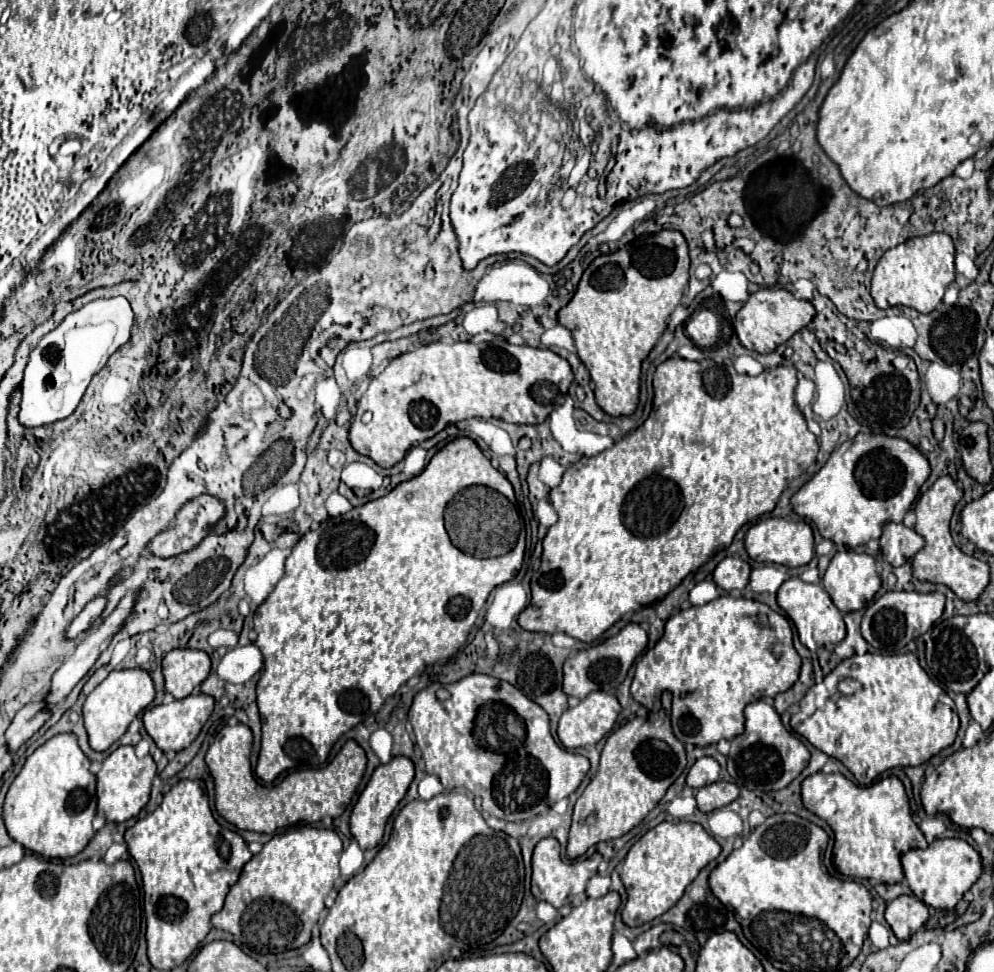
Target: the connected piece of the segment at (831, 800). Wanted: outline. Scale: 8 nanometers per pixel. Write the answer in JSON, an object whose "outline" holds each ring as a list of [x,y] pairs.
{"outline":[[[817,772],[803,780],[801,788],[803,804],[805,808],[811,808],[819,818],[823,818],[835,834],[835,846],[833,846],[833,860],[841,874],[851,878],[873,878],[883,884],[897,884],[903,880],[903,868],[901,868],[901,854],[909,852],[911,848],[927,848],[927,842],[917,828],[917,824],[911,818],[909,810],[909,798],[905,794],[905,788],[899,778],[889,776],[883,780],[877,780],[869,786],[859,786],[851,780],[847,780],[843,774],[823,774]]]}

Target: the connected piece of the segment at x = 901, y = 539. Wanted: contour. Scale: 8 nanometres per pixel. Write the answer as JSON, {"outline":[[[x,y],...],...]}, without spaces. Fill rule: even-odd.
{"outline":[[[889,522],[883,526],[883,534],[879,538],[883,558],[891,566],[903,566],[909,558],[913,558],[925,544],[925,540],[913,530],[903,524]]]}

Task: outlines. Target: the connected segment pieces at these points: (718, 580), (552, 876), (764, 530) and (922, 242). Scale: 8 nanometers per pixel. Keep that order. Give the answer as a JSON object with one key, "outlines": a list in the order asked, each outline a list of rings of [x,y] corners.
{"outlines":[[[[727,556],[723,558],[715,572],[713,572],[713,582],[723,588],[723,590],[743,590],[749,582],[749,574],[751,574],[751,568],[747,562],[743,562],[741,558],[733,558],[733,556]]],[[[543,838],[537,842],[533,850],[533,876],[531,876],[531,892],[537,900],[545,900],[553,904],[555,908],[561,908],[565,904],[571,904],[575,896],[585,892],[585,886],[591,876],[597,874],[597,866],[601,862],[599,853],[594,853],[585,862],[575,862],[575,864],[565,864],[559,858],[559,842],[555,838]]],[[[765,518],[753,524],[745,536],[745,550],[749,558],[755,562],[771,562],[771,564],[783,564],[789,568],[805,566],[815,554],[815,544],[813,544],[813,530],[807,522],[791,522],[783,518]]],[[[933,232],[929,236],[911,238],[891,250],[887,250],[875,266],[871,280],[871,296],[879,308],[907,306],[917,312],[929,314],[941,302],[947,286],[955,280],[953,270],[953,240],[945,232]]]]}

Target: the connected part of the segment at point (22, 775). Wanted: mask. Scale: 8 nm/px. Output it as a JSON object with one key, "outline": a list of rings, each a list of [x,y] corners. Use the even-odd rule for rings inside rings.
{"outline":[[[59,734],[47,740],[43,746],[39,746],[23,764],[21,772],[13,780],[3,806],[3,820],[7,826],[9,836],[19,842],[25,850],[45,858],[45,860],[67,860],[79,854],[89,838],[93,838],[91,822],[95,818],[97,810],[97,796],[95,796],[95,776],[89,772],[89,760],[81,752],[77,738],[73,734]]]}

